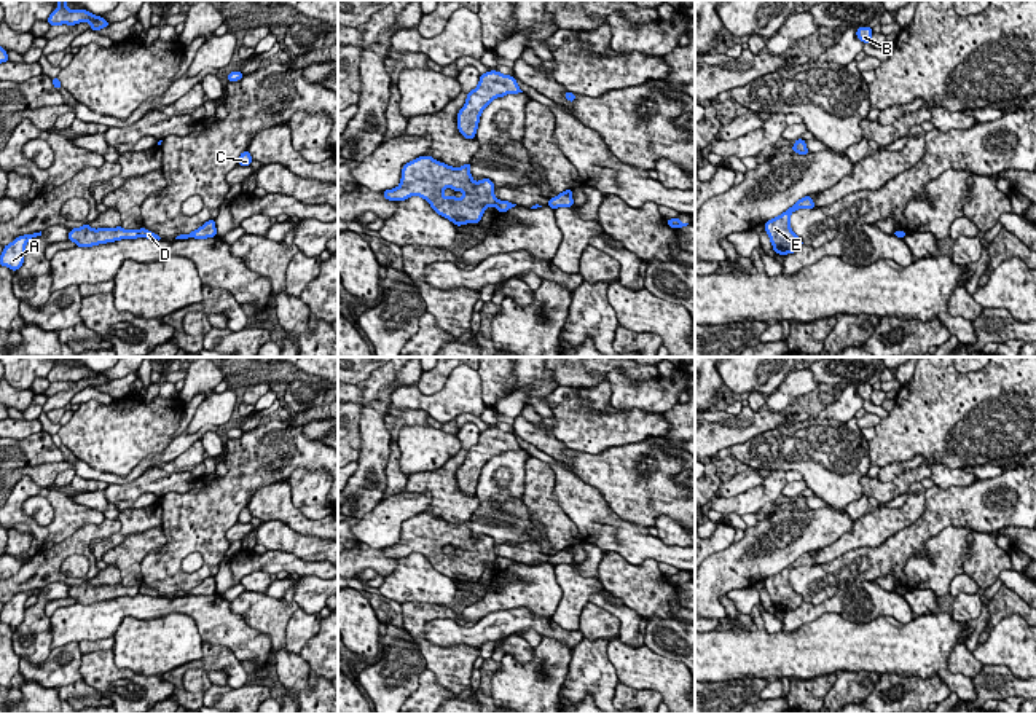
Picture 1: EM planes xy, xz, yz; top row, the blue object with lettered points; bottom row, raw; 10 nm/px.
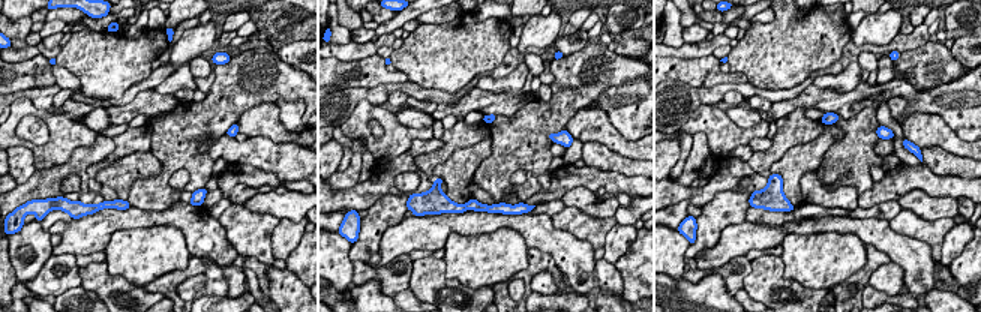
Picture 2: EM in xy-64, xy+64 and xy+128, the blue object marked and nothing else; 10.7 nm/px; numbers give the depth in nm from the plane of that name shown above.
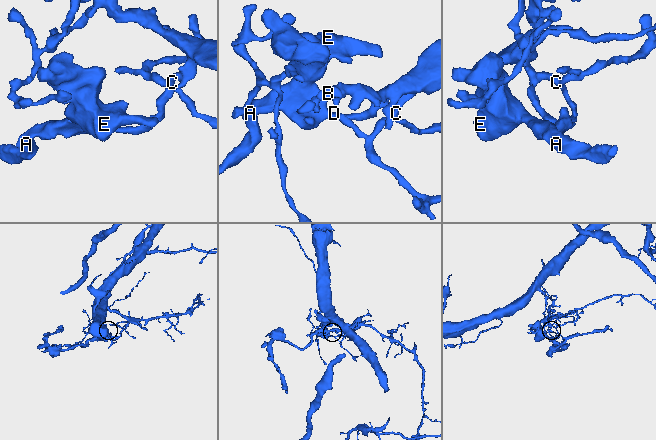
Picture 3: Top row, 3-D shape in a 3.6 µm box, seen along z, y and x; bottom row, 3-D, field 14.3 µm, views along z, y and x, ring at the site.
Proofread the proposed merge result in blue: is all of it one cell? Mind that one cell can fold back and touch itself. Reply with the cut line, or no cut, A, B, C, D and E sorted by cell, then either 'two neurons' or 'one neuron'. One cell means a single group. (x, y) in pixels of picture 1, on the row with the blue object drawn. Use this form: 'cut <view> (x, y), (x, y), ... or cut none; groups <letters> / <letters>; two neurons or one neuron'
cut xy (137, 230), (139, 235); groups A E / B C D; two neurons

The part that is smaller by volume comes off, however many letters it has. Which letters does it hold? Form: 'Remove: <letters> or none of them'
Remove: A, E

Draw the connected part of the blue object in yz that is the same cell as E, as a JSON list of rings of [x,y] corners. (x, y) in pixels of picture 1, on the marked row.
[[[803,196],[792,207],[783,212],[779,217],[768,220],[763,228],[770,237],[773,250],[779,255],[787,255],[797,252],[803,241],[799,237],[791,228],[791,214],[799,209],[814,209],[814,202],[811,196]]]

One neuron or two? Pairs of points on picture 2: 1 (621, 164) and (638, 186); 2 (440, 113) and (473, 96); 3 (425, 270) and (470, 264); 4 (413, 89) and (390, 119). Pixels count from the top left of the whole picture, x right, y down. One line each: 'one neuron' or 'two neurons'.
1: two neurons
2: one neuron
3: two neurons
4: two neurons

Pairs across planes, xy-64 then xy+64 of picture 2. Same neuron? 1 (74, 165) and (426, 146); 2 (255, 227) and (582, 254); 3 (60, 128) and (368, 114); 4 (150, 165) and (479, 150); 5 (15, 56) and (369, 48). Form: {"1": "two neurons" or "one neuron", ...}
{"1": "one neuron", "2": "two neurons", "3": "one neuron", "4": "one neuron", "5": "one neuron"}

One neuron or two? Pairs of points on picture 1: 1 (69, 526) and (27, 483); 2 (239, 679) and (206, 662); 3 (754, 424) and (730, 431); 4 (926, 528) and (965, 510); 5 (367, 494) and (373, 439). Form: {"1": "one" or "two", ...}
{"1": "one", "2": "one", "3": "one", "4": "one", "5": "one"}

